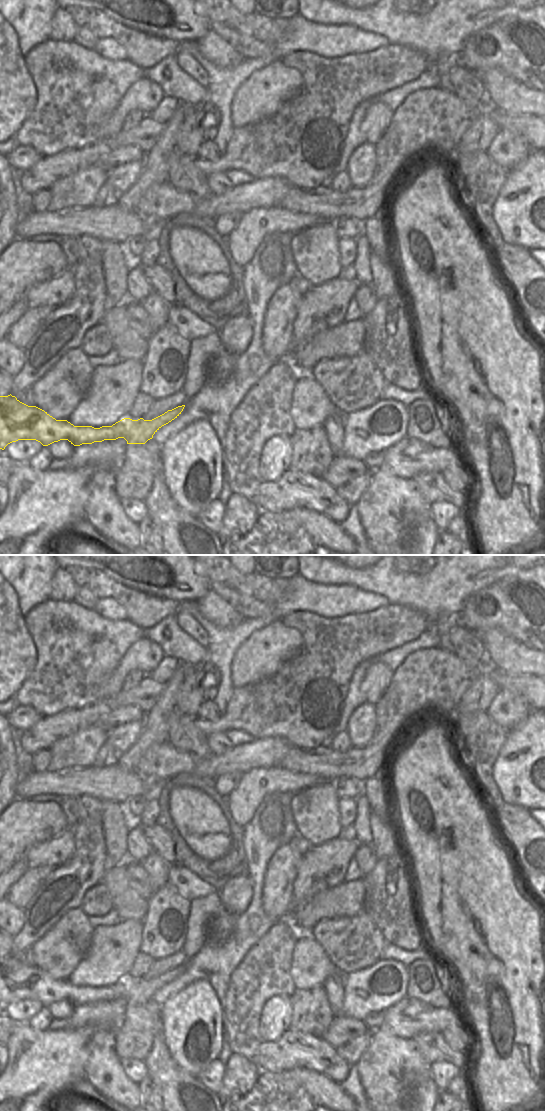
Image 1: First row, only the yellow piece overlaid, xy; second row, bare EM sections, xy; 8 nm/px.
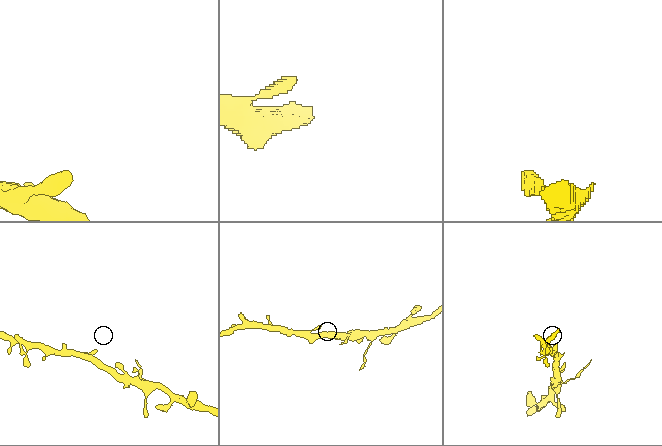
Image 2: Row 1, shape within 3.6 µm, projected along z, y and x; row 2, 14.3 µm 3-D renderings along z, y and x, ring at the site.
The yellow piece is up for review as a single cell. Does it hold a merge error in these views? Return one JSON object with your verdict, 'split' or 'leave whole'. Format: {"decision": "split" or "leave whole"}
{"decision": "leave whole"}

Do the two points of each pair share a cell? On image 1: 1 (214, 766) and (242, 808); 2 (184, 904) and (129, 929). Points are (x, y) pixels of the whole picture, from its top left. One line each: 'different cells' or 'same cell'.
1: different cells
2: different cells

